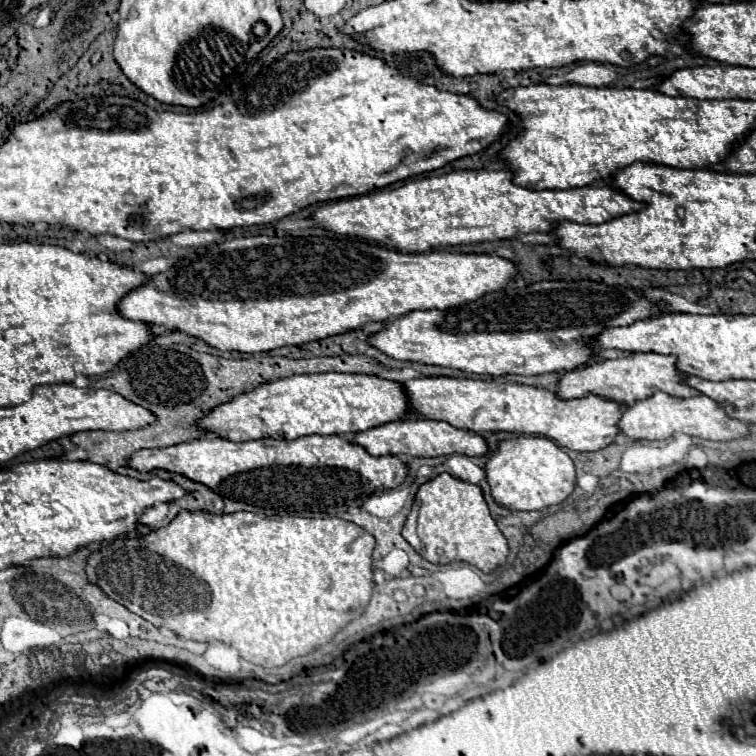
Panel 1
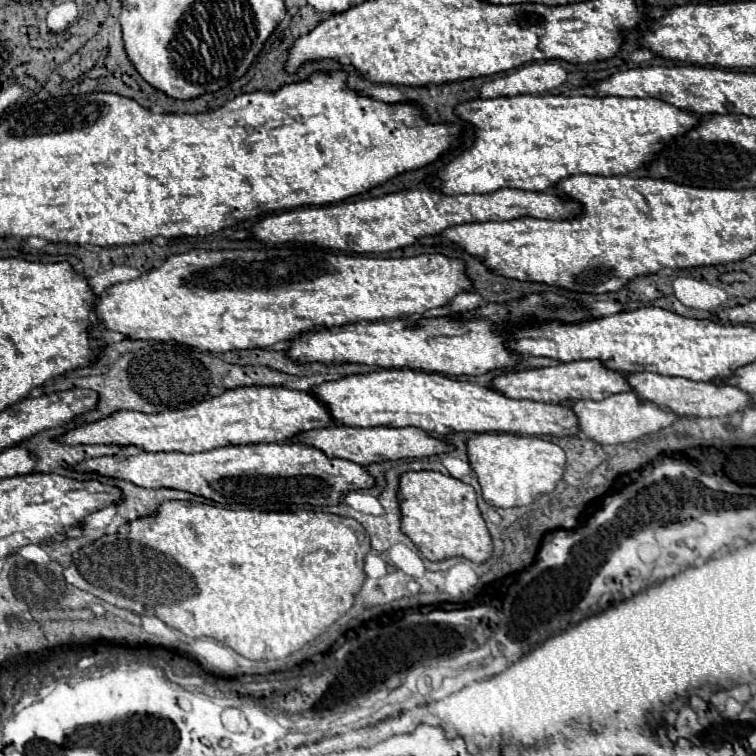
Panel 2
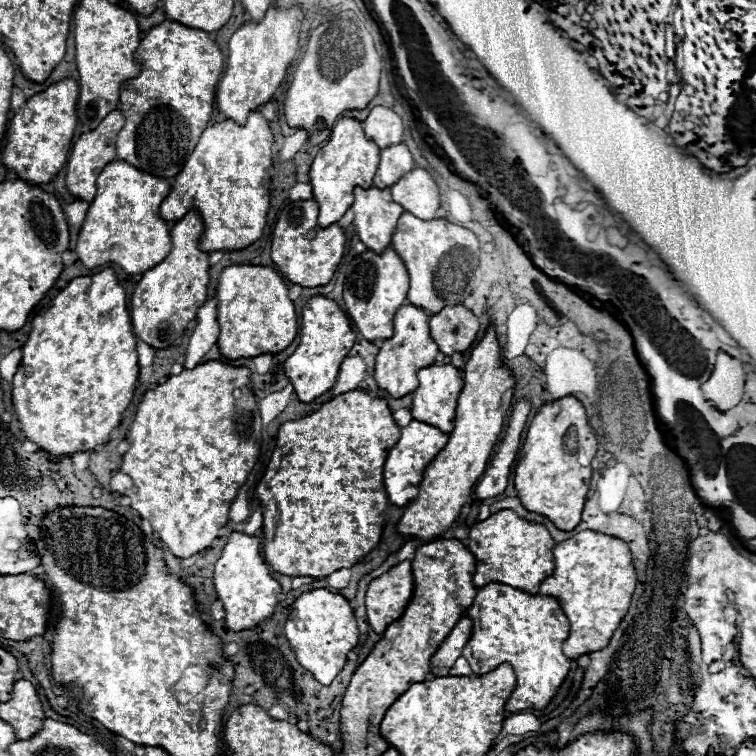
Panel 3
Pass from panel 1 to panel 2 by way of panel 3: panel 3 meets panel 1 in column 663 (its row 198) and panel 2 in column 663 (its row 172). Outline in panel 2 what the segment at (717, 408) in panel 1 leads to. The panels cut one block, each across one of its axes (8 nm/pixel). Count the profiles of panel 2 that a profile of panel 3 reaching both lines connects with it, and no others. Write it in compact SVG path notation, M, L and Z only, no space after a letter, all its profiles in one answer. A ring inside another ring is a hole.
M620 392L614 396L608 396L606 400L594 402L594 400L578 400L576 404L570 404L572 410L578 416L580 430L598 444L624 444L634 442L646 434L664 430L672 426L680 416L668 408L662 408L654 402L642 400L636 396L636 392Z

